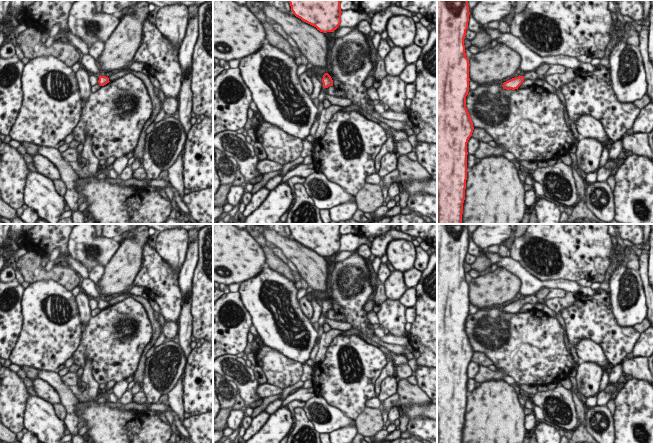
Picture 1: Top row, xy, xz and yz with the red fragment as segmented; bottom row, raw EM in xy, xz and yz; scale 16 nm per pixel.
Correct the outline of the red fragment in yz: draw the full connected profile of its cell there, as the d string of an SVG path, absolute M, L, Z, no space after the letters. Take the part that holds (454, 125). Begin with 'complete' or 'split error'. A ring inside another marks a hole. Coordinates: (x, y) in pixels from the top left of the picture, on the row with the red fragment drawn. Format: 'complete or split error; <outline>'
complete; M437 0L437 224L462 224L467 180L467 143L474 127L466 108L469 59L464 39L469 0Z

